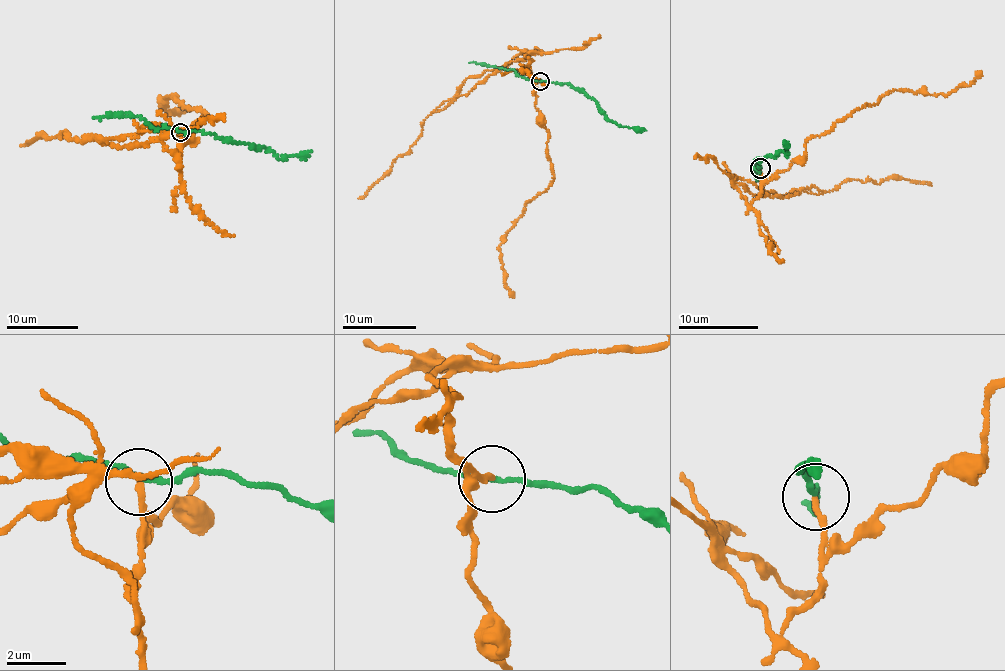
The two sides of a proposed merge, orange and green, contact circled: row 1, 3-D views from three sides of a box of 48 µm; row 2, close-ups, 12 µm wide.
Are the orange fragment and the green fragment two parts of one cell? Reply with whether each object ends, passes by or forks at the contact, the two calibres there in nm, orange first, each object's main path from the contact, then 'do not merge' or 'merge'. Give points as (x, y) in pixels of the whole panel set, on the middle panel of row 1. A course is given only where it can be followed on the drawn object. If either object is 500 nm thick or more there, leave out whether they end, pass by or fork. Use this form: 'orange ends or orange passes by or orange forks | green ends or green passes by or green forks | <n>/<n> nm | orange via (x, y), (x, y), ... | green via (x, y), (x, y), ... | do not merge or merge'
orange ends | green passes by | 200/150 nm | orange via (541, 81), (528, 54), (443, 101), (408, 152), (358, 198) | green via (541, 81), (581, 89), (608, 118), (623, 127), (646, 130) | do not merge

